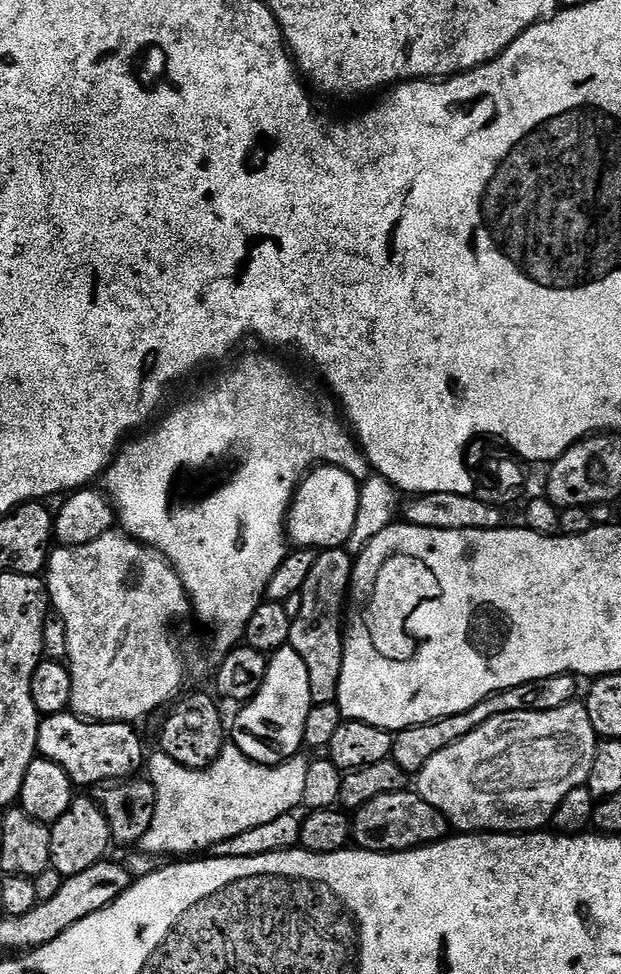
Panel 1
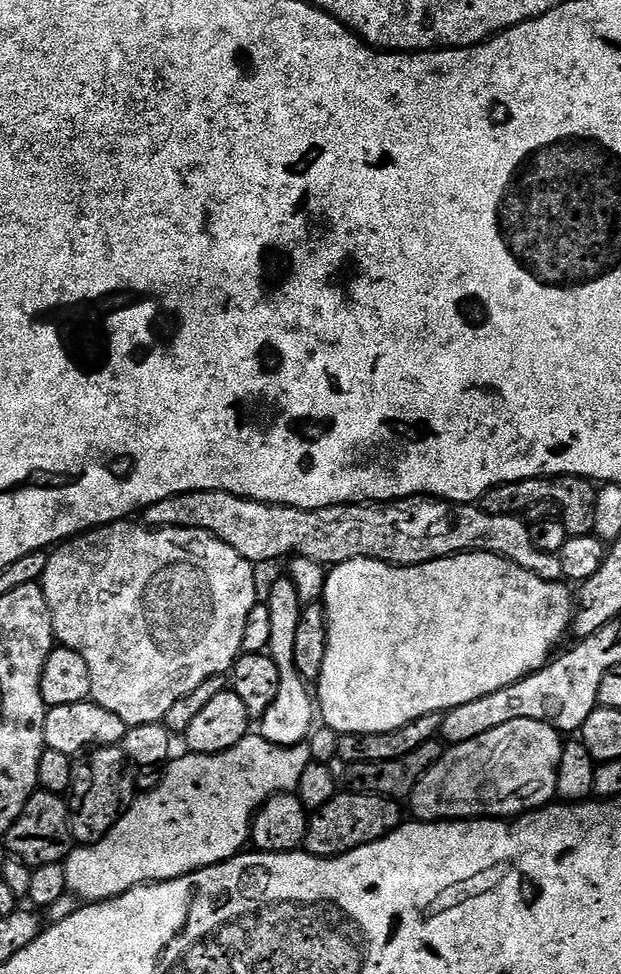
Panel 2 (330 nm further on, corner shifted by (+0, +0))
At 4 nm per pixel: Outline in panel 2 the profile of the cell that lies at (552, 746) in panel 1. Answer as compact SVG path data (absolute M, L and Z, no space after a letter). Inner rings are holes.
M522 718L506 722L494 730L486 730L470 742L451 745L443 758L422 777L410 797L412 812L420 822L447 822L450 820L474 820L477 818L515 818L525 812L535 812L557 799L558 762L562 762L565 741L561 733L546 722L534 722Z

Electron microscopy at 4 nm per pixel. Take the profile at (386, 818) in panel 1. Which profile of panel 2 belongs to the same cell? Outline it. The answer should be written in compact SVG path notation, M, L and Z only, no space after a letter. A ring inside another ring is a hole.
M337 791L336 796L326 802L326 806L315 809L309 815L304 848L312 856L344 856L370 842L378 842L383 836L389 836L395 828L401 827L405 819L404 812L396 805L399 803L395 799L372 796L368 792L348 792Z

